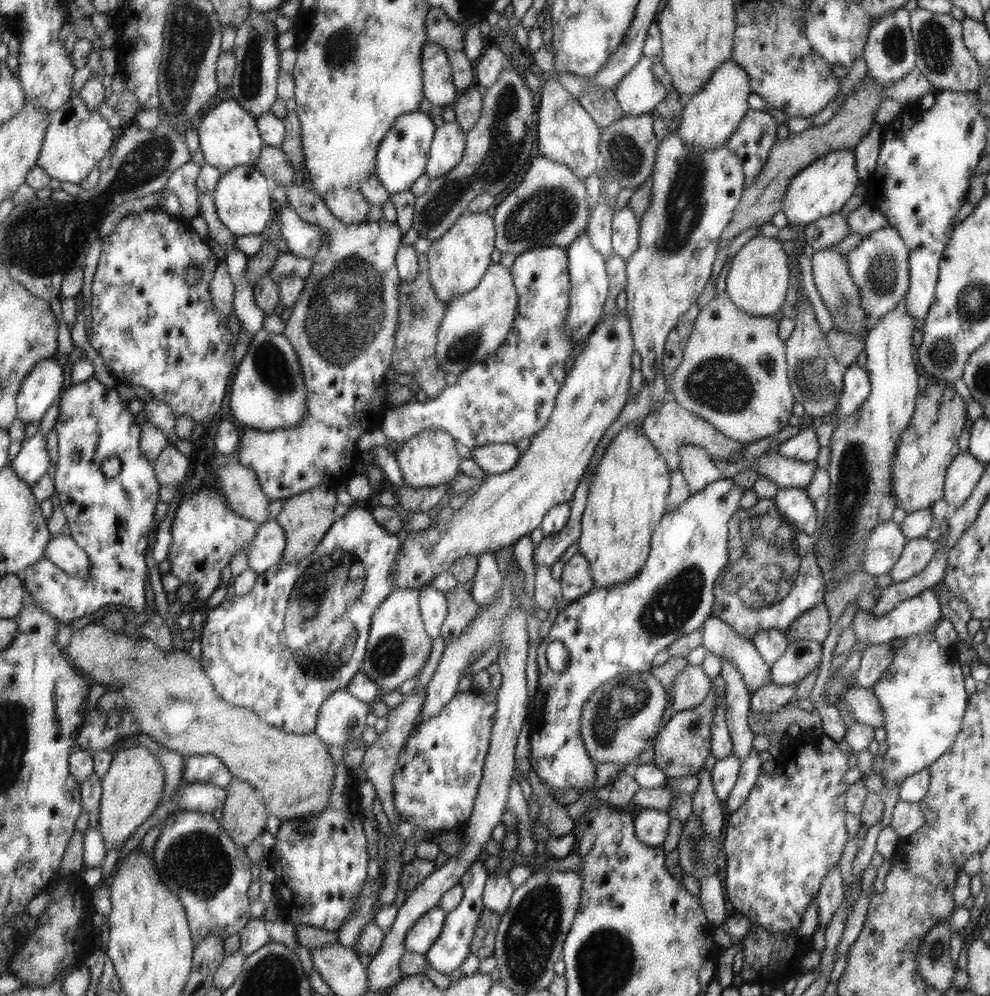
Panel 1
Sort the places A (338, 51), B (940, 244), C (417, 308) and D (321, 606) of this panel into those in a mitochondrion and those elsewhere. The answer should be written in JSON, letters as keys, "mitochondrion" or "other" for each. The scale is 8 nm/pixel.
{"A":"mitochondrion","B":"other","C":"mitochondrion","D":"mitochondrion"}

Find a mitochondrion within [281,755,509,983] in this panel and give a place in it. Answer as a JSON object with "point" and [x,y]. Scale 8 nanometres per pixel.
{"point":[301,827]}

